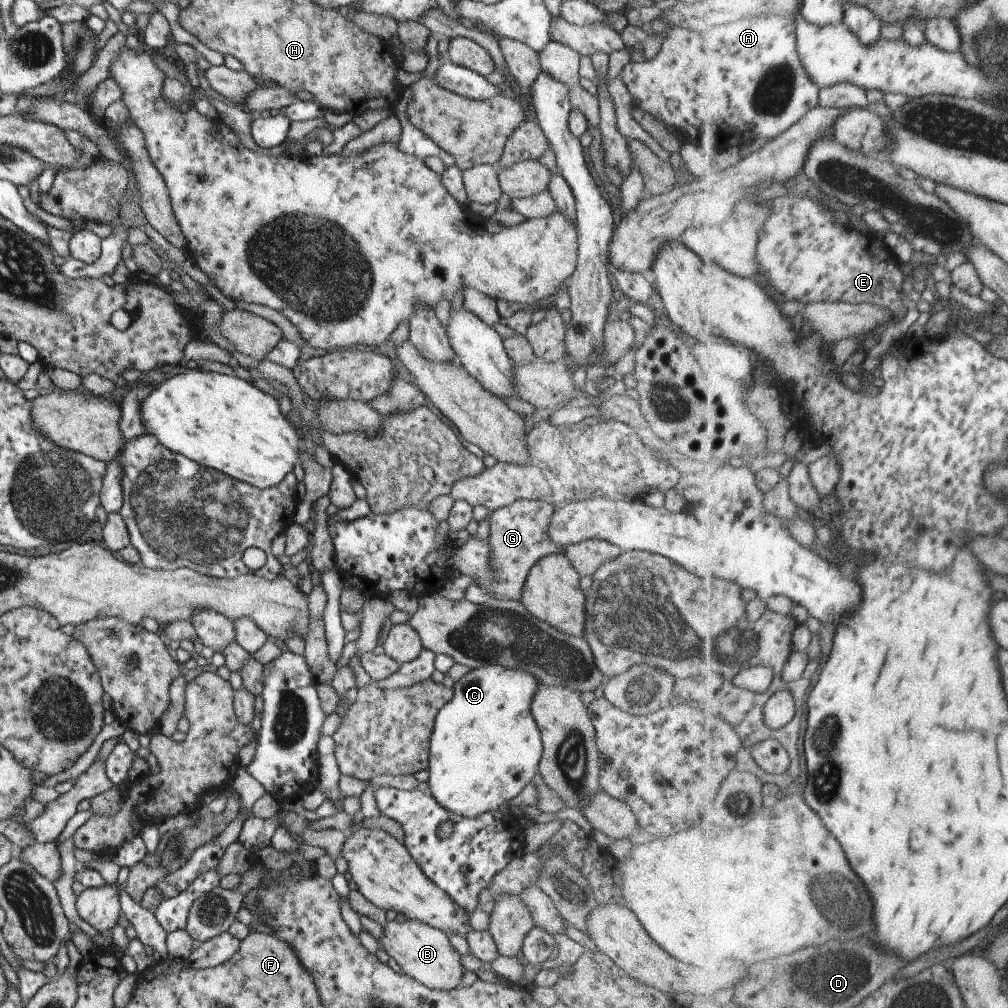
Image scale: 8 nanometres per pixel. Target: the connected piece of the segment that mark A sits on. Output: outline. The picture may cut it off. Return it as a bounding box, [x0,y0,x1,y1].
[619,2,821,150]

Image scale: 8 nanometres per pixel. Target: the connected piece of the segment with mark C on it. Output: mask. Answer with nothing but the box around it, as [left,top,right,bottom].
[425,664,542,818]

